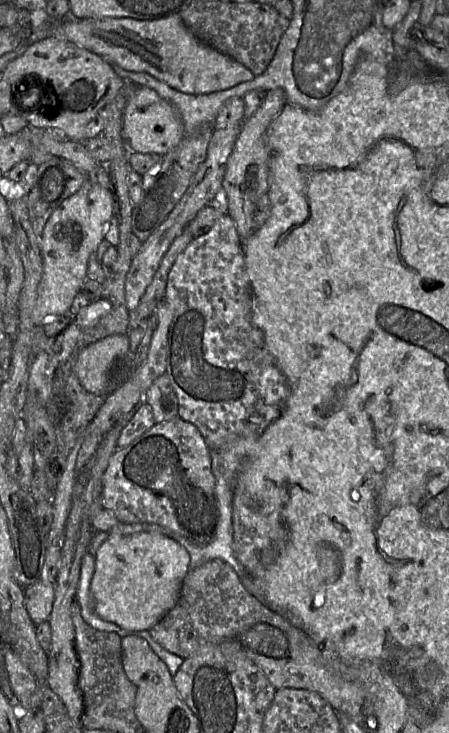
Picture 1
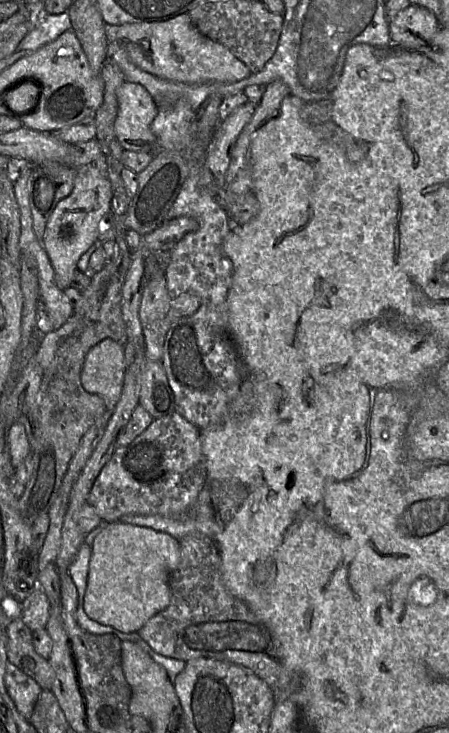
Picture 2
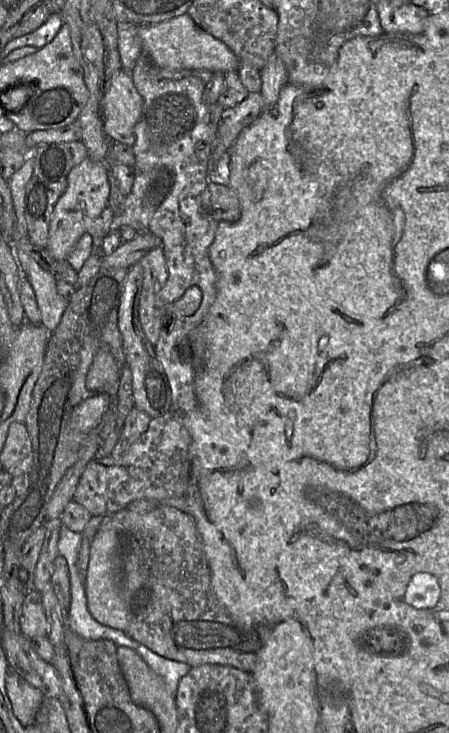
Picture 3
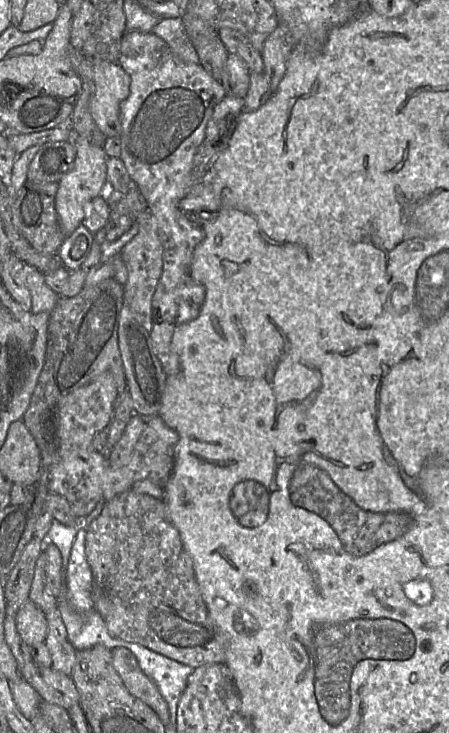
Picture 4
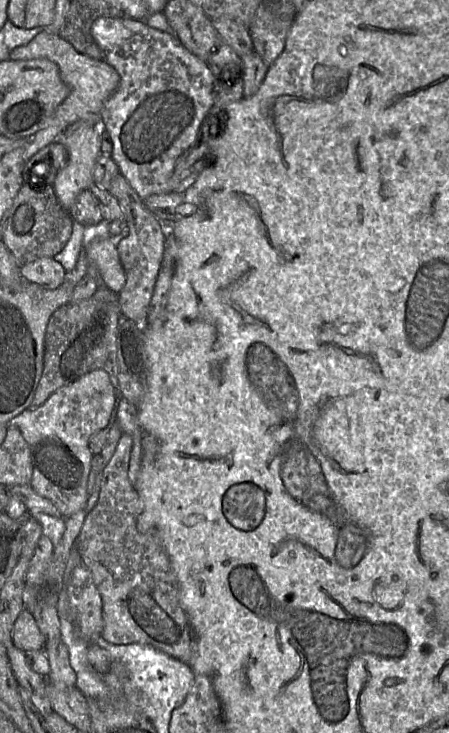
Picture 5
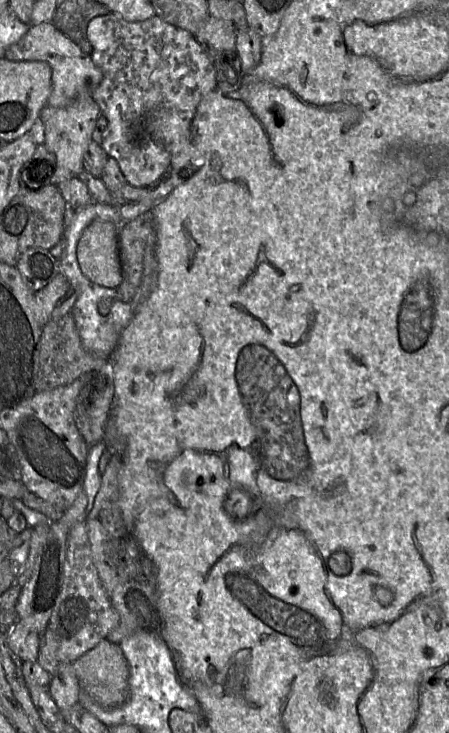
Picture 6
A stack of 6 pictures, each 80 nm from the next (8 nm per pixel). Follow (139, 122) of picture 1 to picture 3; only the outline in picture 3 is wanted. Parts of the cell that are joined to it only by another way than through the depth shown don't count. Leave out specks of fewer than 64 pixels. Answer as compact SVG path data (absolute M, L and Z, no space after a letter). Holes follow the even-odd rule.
M121 69L110 81L101 101L103 130L112 142L120 142L129 147L135 143L134 127L143 109L143 98L137 91L128 72Z

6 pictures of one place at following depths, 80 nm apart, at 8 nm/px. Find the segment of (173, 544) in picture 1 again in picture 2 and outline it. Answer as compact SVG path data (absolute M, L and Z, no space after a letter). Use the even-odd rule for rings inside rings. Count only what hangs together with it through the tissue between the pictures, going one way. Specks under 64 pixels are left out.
M112 522L91 547L84 611L94 621L121 632L137 632L170 603L169 580L180 563L179 541L153 529Z

